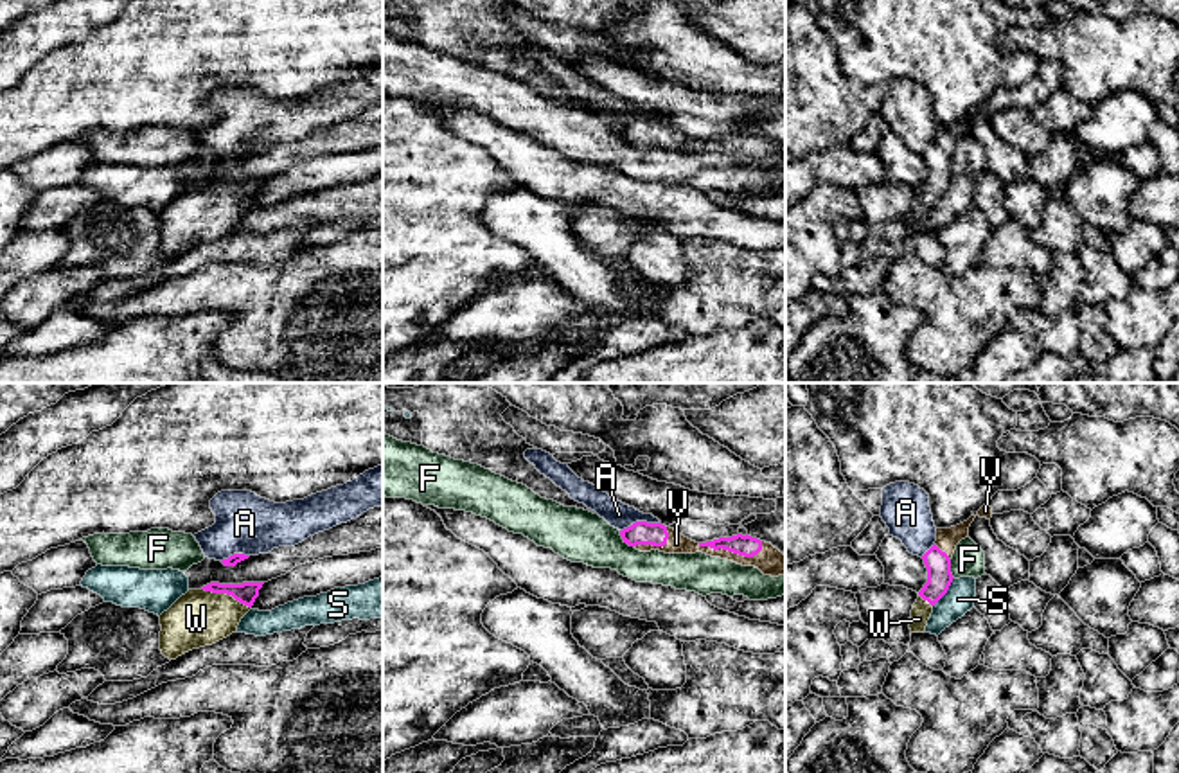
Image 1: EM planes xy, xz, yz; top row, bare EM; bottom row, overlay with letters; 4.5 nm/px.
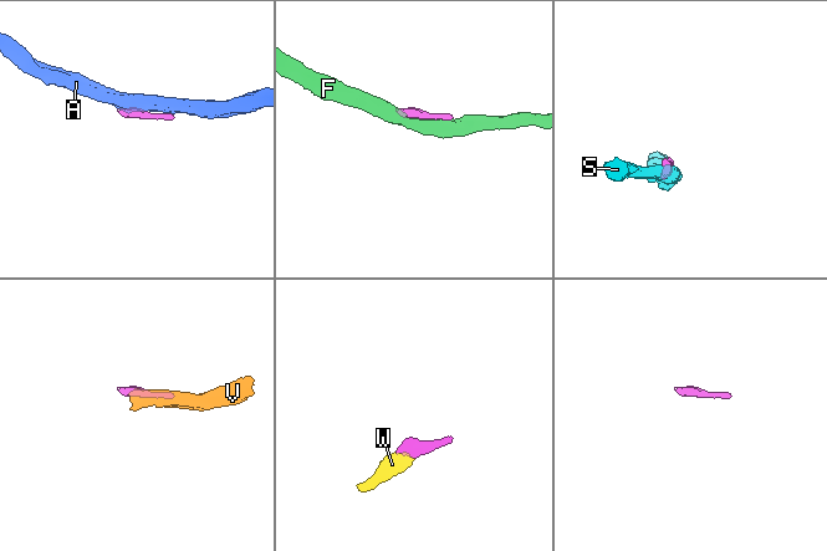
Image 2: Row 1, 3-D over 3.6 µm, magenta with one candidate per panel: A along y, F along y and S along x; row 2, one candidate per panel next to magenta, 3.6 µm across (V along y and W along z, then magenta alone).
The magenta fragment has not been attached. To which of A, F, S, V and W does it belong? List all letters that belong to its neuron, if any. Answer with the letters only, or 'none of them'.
V, W

